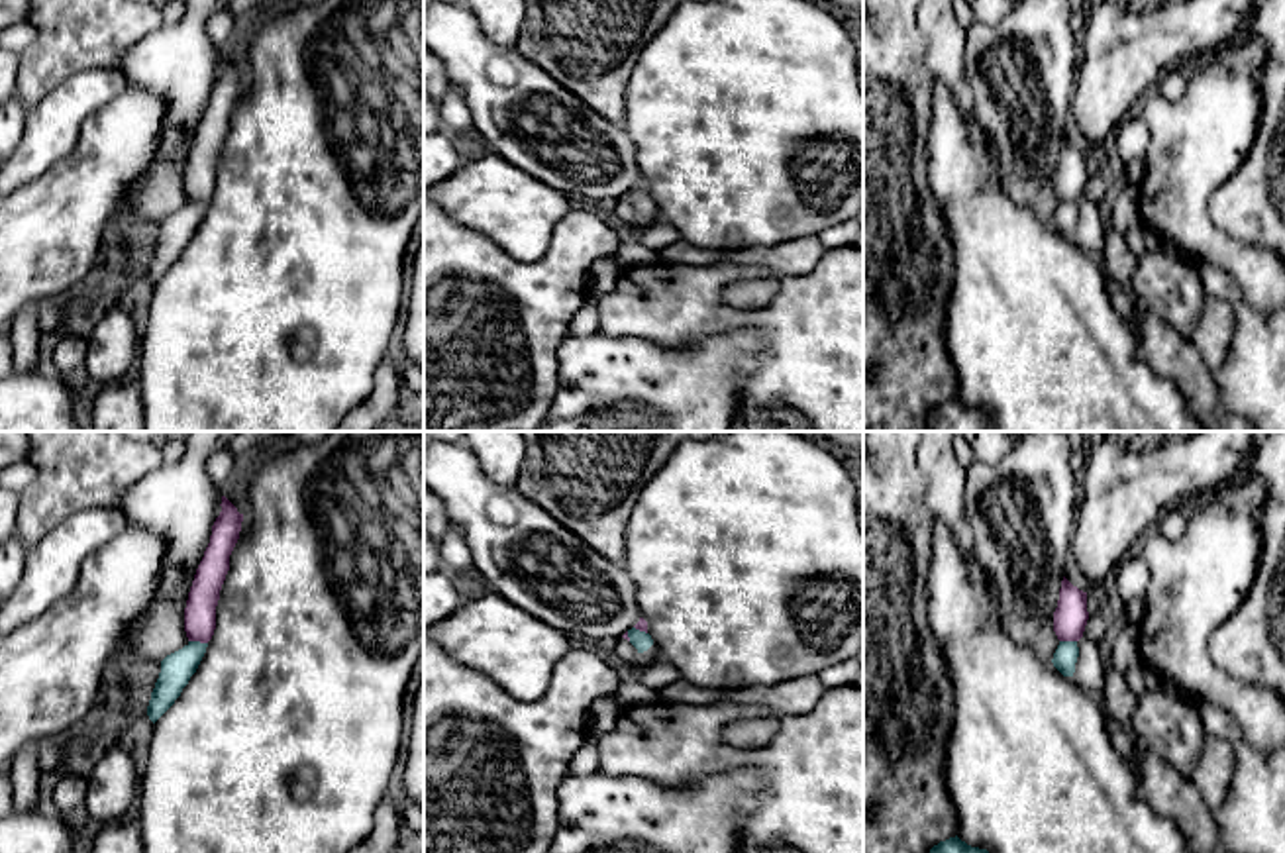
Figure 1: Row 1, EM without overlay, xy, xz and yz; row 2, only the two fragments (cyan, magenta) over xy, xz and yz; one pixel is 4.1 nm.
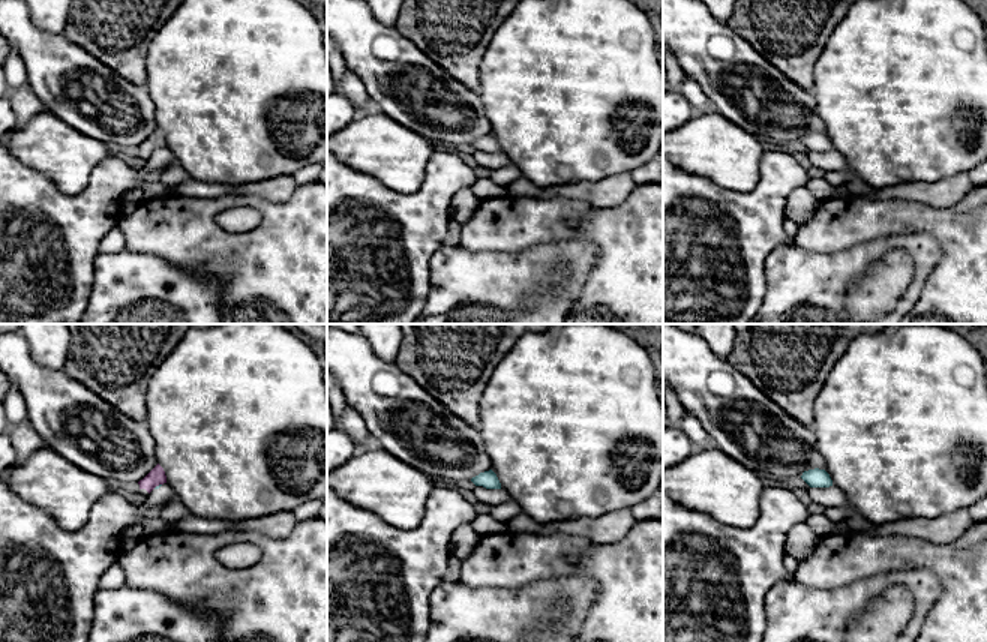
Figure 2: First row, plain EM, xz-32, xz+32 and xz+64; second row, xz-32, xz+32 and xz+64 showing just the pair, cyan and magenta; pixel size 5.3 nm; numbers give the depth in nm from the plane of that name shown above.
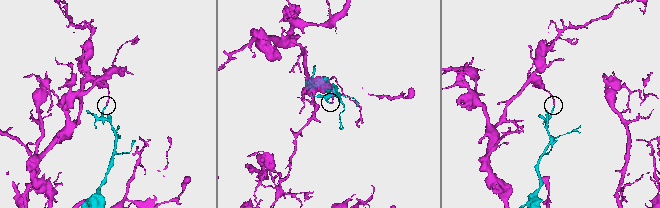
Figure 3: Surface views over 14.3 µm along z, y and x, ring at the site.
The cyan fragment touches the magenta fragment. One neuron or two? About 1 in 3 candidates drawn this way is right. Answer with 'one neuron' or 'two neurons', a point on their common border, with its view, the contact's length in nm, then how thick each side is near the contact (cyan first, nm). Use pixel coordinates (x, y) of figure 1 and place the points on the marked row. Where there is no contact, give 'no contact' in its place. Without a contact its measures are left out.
two neurons; contact xy (199, 642); length 80 nm; calibres 130 and 130 nm

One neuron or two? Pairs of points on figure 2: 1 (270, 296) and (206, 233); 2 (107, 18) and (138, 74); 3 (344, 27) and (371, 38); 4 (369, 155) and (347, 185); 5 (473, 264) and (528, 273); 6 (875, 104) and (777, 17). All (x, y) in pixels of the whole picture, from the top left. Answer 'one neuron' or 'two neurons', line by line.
1: one neuron
2: one neuron
3: one neuron
4: two neurons
5: one neuron
6: two neurons

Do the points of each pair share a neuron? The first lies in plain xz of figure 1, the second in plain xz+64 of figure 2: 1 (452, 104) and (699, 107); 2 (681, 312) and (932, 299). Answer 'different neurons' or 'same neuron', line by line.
1: same neuron
2: same neuron

